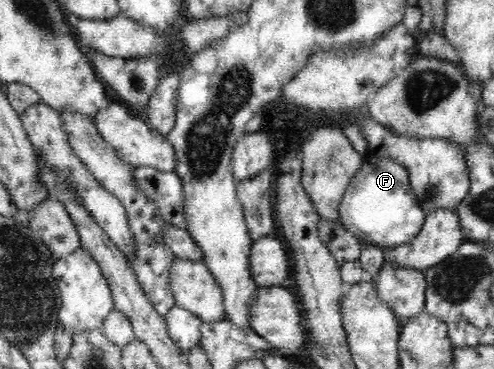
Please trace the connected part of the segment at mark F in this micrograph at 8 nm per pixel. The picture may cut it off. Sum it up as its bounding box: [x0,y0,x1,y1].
[339,155,426,248]

